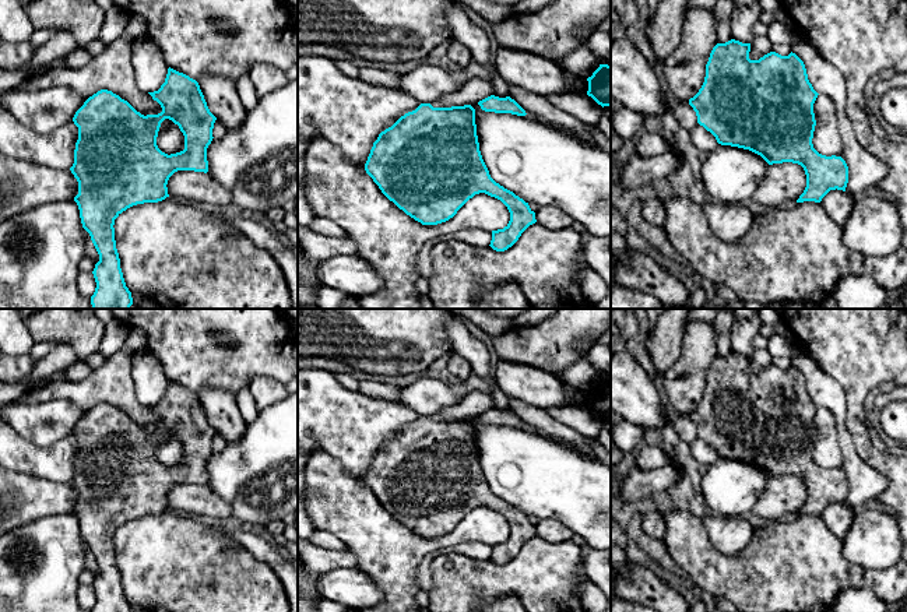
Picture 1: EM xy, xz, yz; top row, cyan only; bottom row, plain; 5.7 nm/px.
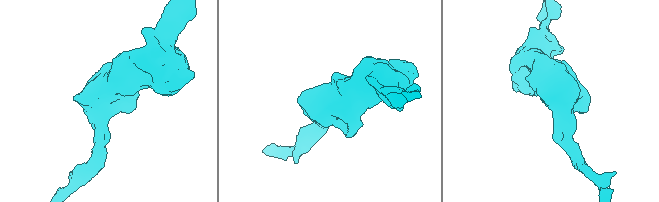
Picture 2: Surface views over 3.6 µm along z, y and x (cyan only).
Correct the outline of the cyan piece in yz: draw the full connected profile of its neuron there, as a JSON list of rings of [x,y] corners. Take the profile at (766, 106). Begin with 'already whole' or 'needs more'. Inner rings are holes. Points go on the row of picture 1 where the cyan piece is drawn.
already whole; [[[735,39],[713,48],[706,64],[704,82],[689,99],[697,123],[710,131],[718,144],[749,150],[769,165],[801,165],[806,175],[806,187],[797,203],[820,203],[830,190],[846,191],[846,161],[836,155],[822,155],[812,144],[816,126],[813,103],[819,94],[808,80],[804,61],[792,52],[788,56],[770,52],[759,60],[750,60],[749,52],[750,43]]]

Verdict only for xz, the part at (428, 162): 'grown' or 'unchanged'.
unchanged

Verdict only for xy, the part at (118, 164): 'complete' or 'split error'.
complete

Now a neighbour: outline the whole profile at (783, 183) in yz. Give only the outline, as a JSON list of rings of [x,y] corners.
[[[792,162],[769,165],[760,179],[752,201],[777,208],[795,204],[806,187],[806,175],[801,165]]]

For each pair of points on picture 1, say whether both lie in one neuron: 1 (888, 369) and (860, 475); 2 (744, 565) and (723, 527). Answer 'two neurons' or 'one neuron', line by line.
1: two neurons
2: two neurons

